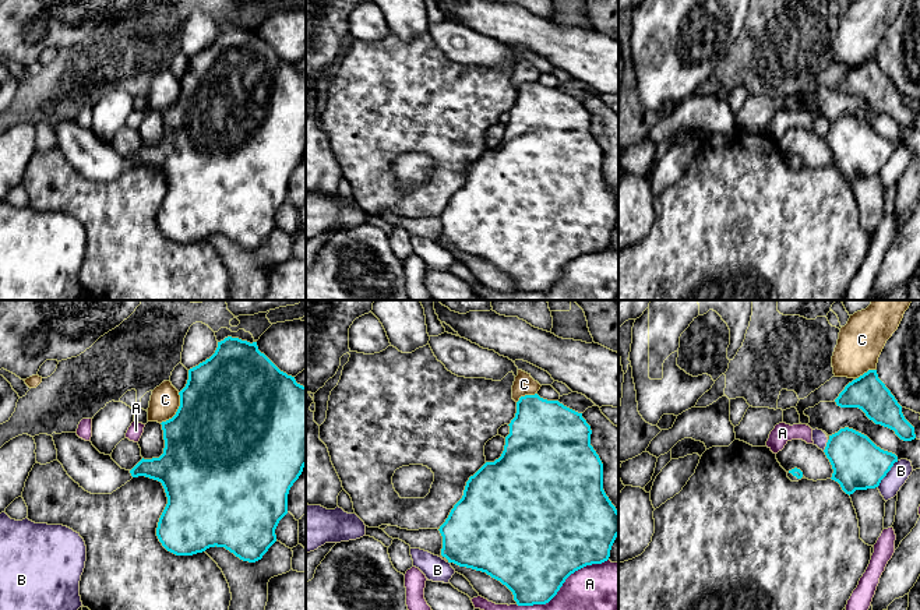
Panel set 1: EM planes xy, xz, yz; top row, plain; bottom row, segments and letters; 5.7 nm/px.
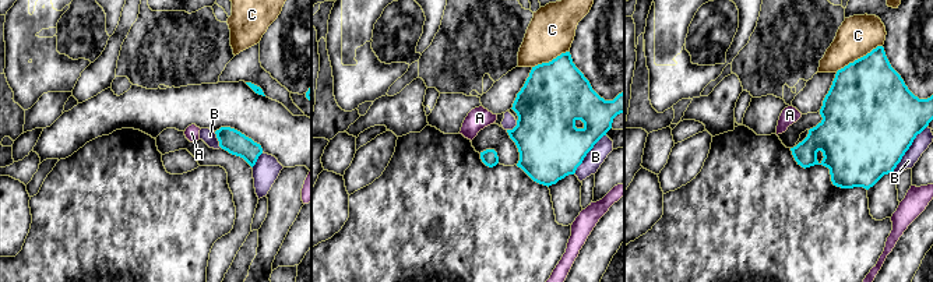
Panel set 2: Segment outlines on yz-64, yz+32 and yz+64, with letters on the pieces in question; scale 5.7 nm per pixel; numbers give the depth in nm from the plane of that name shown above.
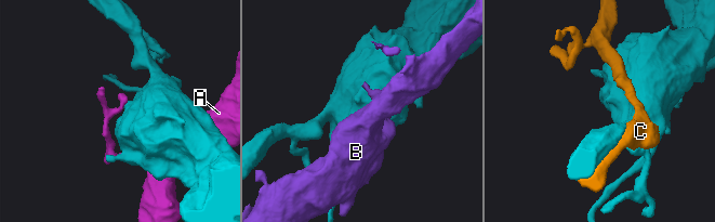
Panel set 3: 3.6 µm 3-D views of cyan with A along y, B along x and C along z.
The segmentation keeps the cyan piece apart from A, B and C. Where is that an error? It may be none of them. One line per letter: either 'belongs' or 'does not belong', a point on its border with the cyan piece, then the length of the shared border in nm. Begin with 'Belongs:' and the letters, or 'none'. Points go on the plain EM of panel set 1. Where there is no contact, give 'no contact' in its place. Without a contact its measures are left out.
Belongs: none
A: does not belong; contact xz (561, 272); length 600 nm
B: does not belong; contact yz (887, 159); length 200 nm
C: does not belong; contact xy (177, 98); length 220 nm

